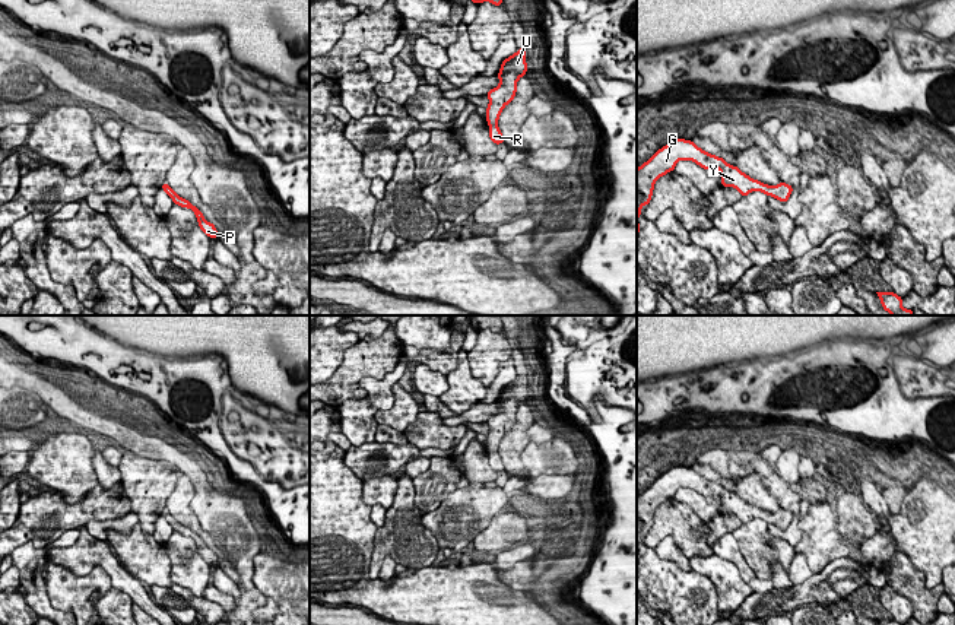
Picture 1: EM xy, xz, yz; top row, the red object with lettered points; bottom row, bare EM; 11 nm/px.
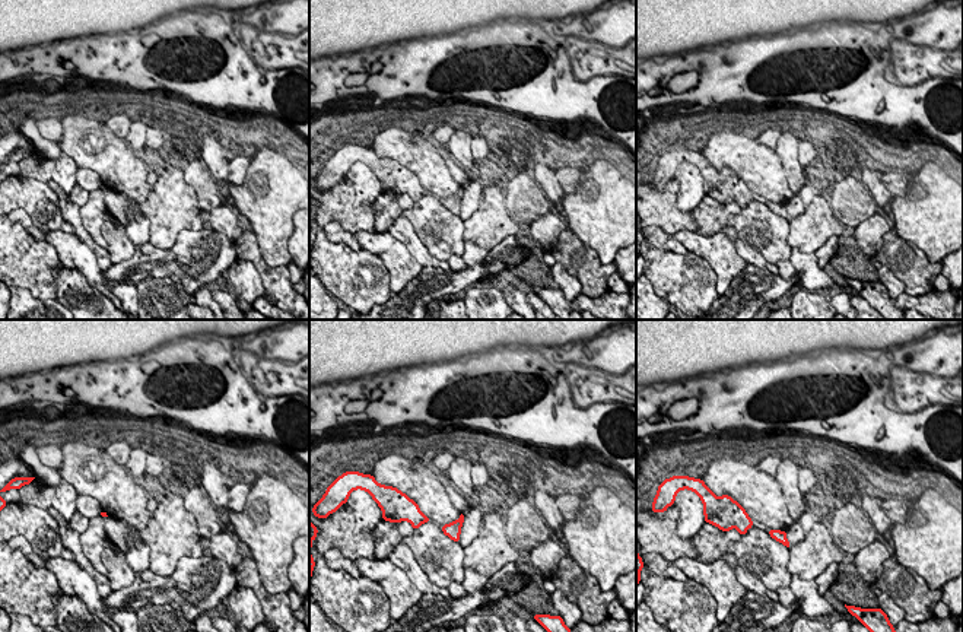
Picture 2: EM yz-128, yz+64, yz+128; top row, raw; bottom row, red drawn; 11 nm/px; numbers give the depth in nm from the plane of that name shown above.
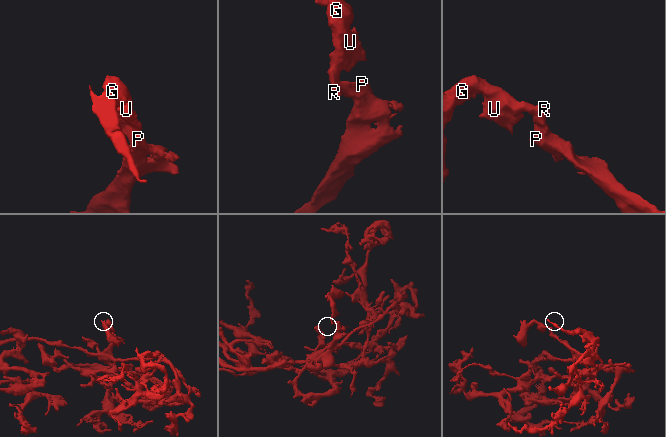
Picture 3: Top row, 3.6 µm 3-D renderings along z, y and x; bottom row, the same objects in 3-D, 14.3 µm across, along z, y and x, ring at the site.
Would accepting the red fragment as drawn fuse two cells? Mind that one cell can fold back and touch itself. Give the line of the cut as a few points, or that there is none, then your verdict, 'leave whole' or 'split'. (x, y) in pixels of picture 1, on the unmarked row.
cut none; leave whole

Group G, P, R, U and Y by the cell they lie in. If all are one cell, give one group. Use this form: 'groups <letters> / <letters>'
groups G P R U Y

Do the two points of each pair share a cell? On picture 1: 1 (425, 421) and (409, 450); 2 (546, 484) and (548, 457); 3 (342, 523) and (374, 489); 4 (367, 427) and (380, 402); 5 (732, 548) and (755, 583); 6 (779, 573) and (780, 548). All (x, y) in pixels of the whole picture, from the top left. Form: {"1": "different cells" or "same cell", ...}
{"1": "different cells", "2": "different cells", "3": "different cells", "4": "same cell", "5": "same cell", "6": "different cells"}

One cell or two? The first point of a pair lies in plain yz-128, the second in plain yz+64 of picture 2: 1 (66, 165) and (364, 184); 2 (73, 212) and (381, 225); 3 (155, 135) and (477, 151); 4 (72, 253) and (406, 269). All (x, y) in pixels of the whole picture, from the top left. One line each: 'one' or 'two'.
1: one
2: two
3: one
4: one

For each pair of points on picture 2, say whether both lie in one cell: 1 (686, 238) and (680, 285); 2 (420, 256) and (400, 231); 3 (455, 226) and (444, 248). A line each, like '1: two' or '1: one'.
1: two
2: one
3: one

